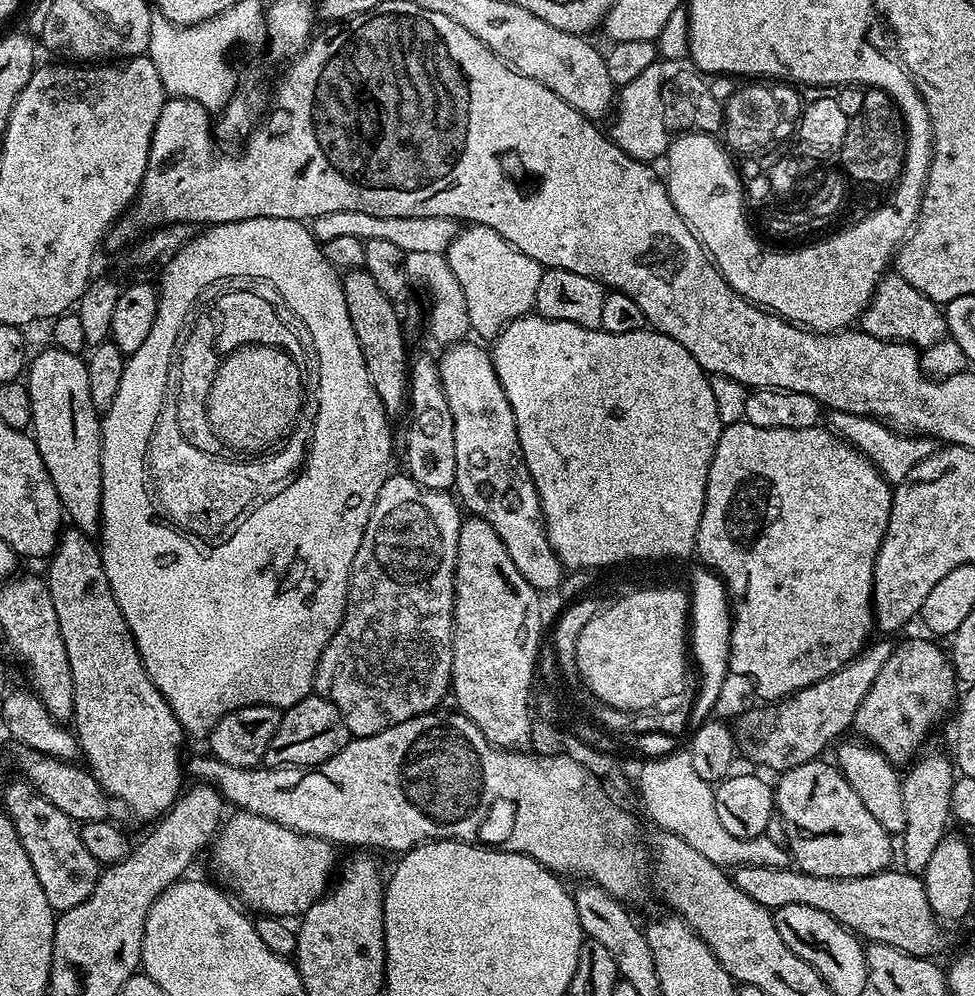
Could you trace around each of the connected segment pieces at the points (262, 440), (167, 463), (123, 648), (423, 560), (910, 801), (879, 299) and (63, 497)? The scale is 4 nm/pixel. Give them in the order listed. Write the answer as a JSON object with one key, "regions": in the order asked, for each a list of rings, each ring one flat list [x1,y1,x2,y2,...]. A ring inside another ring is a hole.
{"regions":[[[256,343,237,348,225,357,208,386,208,421,214,434,229,449,252,452,248,454,259,453,259,448,271,449,275,440,283,441,300,412,299,366,283,347]],[[164,410,160,413,156,428,149,440,147,471,152,476,153,482,159,483,157,497,162,502,166,502,167,508,172,508,172,512,176,512,176,520,184,520,184,524,188,524,188,528,196,528,196,532,220,532,220,528,228,528,228,524,247,521,247,516,251,517,260,504,265,504,274,494,283,490,288,481,300,471,310,432,307,427,299,428,297,427,287,437,283,445,285,448,281,452,273,451,268,454,273,456,268,456,265,460,252,458,249,459,252,460,249,464,243,464,240,460,223,460,225,458,223,455,198,450,198,446,194,446,184,437,182,430,178,430,175,415,171,411]],[[76,526,69,532,61,531,46,571,74,678,74,735,79,751,84,751,88,759,88,772,107,795,113,801,121,800,138,819,152,822,181,795,180,760,176,755,186,741,186,733,150,674,146,674,138,646,110,590,101,549,92,545,84,532]],[[407,474,389,475,382,482,382,490,378,490,378,498,370,510,370,518,366,522,366,530,362,534,362,542,358,546,358,554,354,554,352,574,348,577,348,601,344,607,344,617,338,630,330,638,330,642,322,650,320,661,316,667,315,695,329,700,342,714,342,722,346,722,349,737,373,736,395,724,406,722,415,716,425,716,427,712,437,711,440,704,449,695,452,686,452,611,456,597,456,555,458,554,458,534,462,523,462,508,447,491,439,492,423,488]],[[940,752,923,756,921,755,902,776,902,802,906,802,906,826,902,833,904,839,902,868,903,871,913,874,924,873,934,850,938,850,938,842,942,842,942,838,949,831,948,820,953,819,952,791,958,779,953,761,949,757,947,760]],[[898,274,881,276,880,285,874,290,858,324,862,331,874,338,911,344,920,350,930,348,939,340,945,339,948,331,941,305,926,298,926,294,914,290,914,286,910,286,910,282,906,282,906,278]],[[48,346,45,352,31,357,26,368,26,387,32,411,30,432,54,482,63,515,80,526,95,525,102,498,102,420,94,402,90,402,87,363,75,352]]]}

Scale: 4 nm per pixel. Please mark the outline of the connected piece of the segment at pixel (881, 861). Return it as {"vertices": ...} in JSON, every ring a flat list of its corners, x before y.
{"vertices":[[817,758,779,773,774,784,774,808,783,827,783,839,795,867,809,876,849,880,874,876,889,867,893,837,862,806,854,786,846,782,835,763]]}

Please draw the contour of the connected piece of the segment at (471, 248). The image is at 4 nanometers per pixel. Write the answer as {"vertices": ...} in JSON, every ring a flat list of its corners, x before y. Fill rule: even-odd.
{"vertices":[[468,224,461,227,447,245,446,257,466,296,469,322,475,334,485,336,488,342,495,341,507,324,533,311,544,268,506,242,502,234,481,224]]}

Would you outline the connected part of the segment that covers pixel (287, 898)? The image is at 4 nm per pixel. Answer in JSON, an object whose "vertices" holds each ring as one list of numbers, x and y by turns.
{"vertices":[[236,810,233,813,232,817,229,815,223,821,210,848,212,864,216,867,217,878,215,879,229,893,237,892,250,907,257,908,257,913,265,917,289,918,288,916,293,916,293,918,299,918,303,916,306,910,310,910,312,904,315,904,325,892,329,891,334,880,334,873,338,868,337,849,327,840,295,832,265,816,243,810]]}

